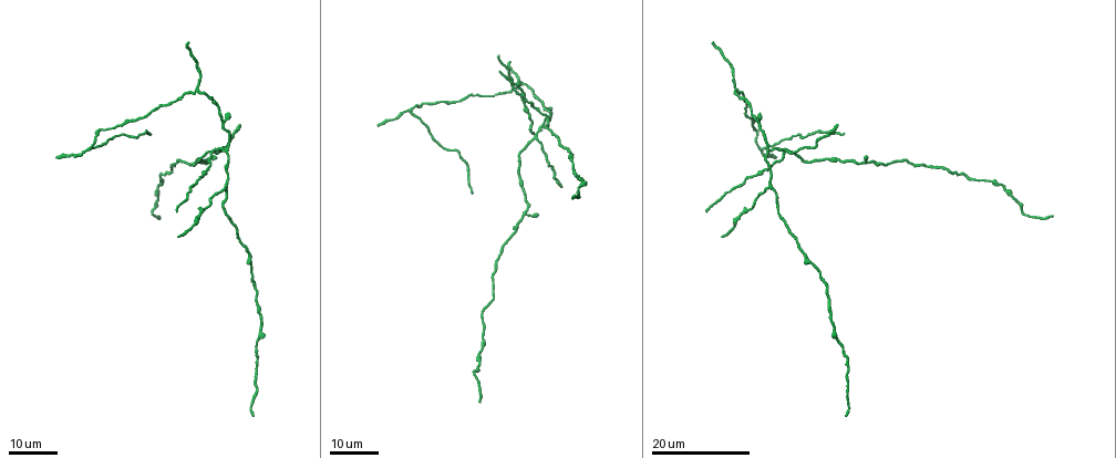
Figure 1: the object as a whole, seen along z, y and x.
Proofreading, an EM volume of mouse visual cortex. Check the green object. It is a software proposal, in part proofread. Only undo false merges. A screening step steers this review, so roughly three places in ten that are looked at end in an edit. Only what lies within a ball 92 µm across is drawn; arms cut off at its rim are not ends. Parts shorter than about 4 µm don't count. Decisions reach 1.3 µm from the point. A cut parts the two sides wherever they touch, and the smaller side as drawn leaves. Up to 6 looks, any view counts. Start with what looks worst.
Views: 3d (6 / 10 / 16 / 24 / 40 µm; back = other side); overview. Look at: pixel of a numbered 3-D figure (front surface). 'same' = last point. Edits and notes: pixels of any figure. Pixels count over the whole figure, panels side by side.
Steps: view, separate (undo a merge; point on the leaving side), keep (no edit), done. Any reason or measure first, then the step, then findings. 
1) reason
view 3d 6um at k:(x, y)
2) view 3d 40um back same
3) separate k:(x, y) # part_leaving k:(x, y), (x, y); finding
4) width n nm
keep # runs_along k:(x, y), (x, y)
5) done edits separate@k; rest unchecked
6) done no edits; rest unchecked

small branch off a trunk
view 3d 24um at 1:(788, 151)

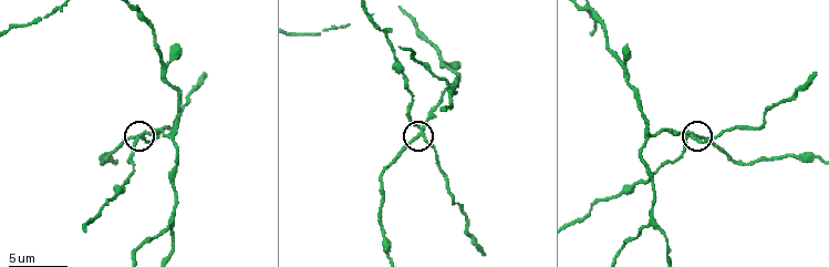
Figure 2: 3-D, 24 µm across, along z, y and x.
closer look
view 3d 10um at 2:(420, 130)

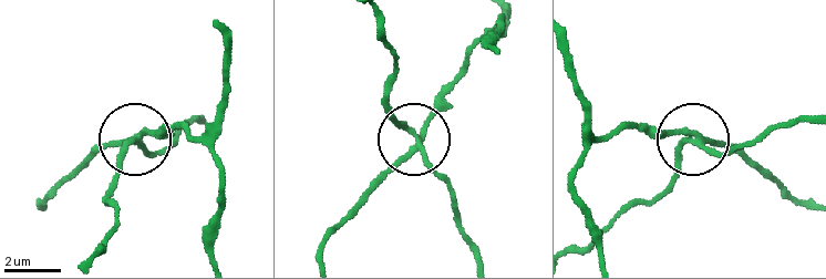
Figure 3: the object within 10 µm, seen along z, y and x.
arms 4
separate 3:(163, 148) # part_leaving 3:(136, 143), (107, 195), (114, 228), (97, 252); two neurons meet here

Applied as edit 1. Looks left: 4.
view overview

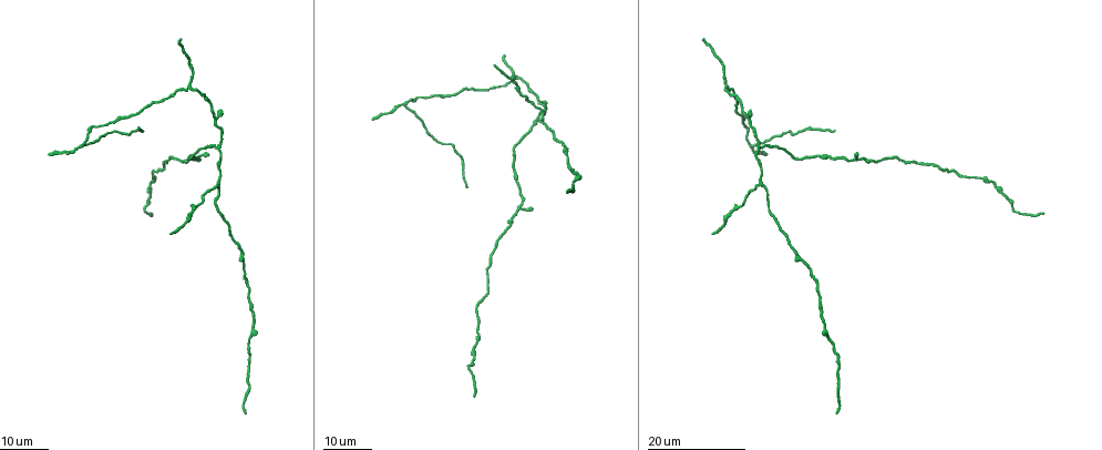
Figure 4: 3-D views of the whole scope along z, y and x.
side arm on a straight run
view 3d 24um at 4:(725, 87)

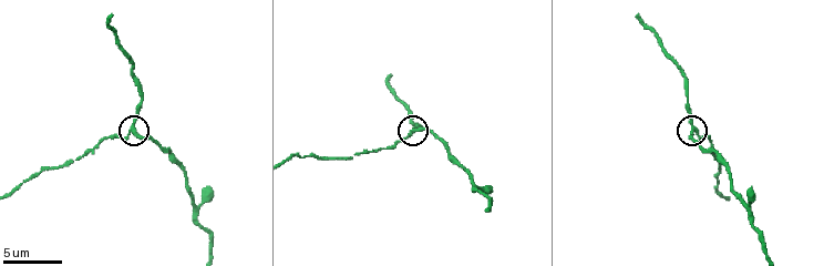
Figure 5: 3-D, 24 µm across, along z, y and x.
view 3d 10um at 5:(410, 130)

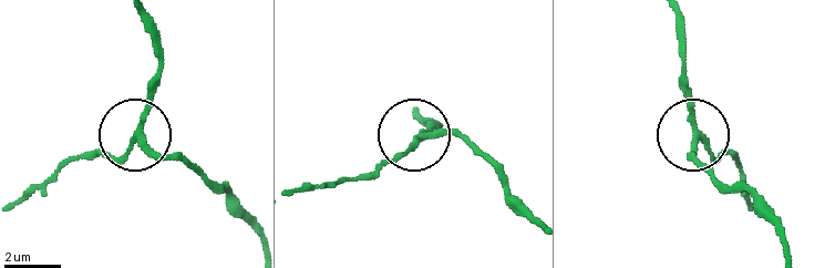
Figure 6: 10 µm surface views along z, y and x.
arms 3
keep # runs_along 6:(789, 255), (784, 233), (753, 197), (689, 154), (682, 42); one neuron here

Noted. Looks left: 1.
three-way junction
view 3d 10um at 2:(172, 223)

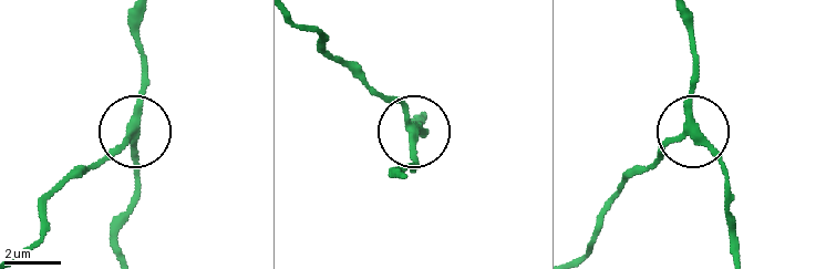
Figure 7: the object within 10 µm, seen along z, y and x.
keep # runs_along 7:(678, 11), (697, 68), (689, 125), (641, 173); one neuron here

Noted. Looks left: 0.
done edits separate@3; rest unchecked

